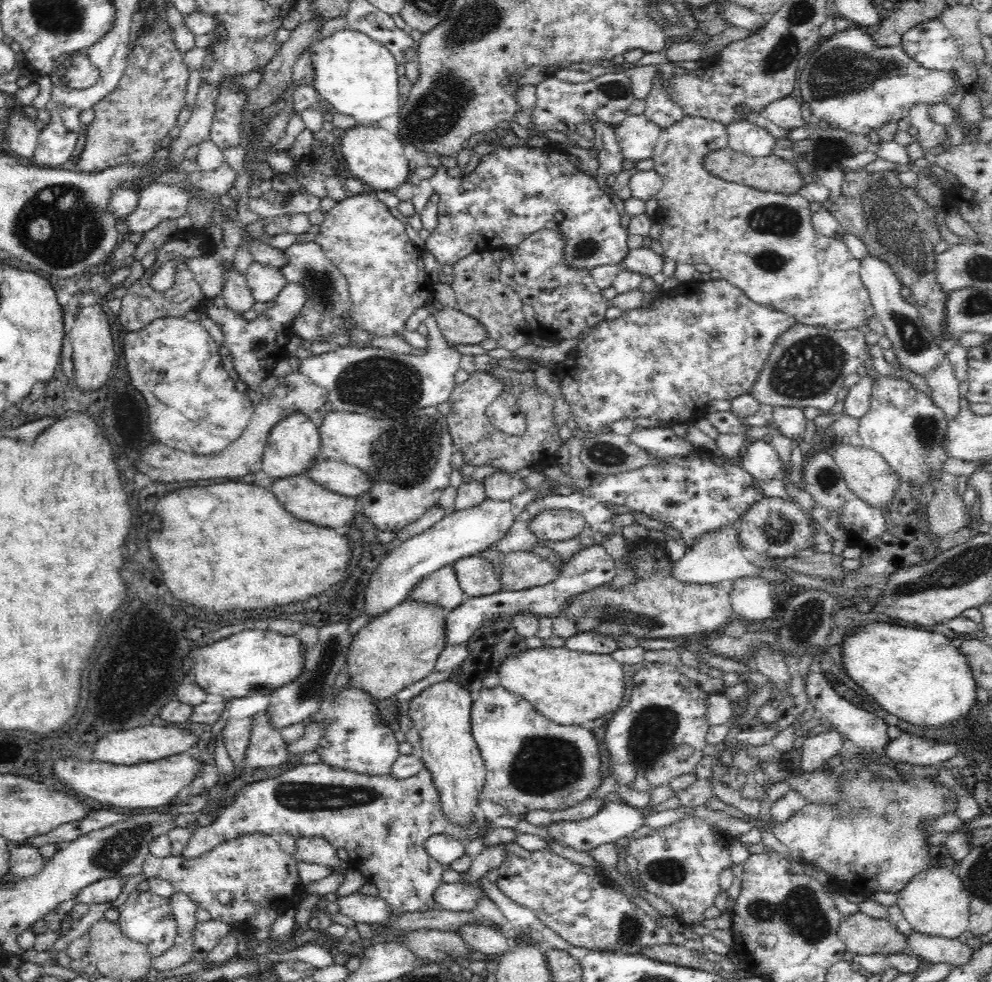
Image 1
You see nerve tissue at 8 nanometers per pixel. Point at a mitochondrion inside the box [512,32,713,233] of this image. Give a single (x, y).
(614, 89)

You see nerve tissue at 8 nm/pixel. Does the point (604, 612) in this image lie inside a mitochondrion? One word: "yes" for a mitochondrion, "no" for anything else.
yes

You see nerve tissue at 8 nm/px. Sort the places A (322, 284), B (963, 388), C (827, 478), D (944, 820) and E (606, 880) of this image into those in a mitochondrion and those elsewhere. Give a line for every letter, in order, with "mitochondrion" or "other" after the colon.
A: mitochondrion
B: other
C: mitochondrion
D: other
E: other

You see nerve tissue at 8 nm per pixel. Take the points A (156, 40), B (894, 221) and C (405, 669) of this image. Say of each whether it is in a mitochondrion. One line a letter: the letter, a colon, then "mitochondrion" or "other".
A: other
B: mitochondrion
C: other

